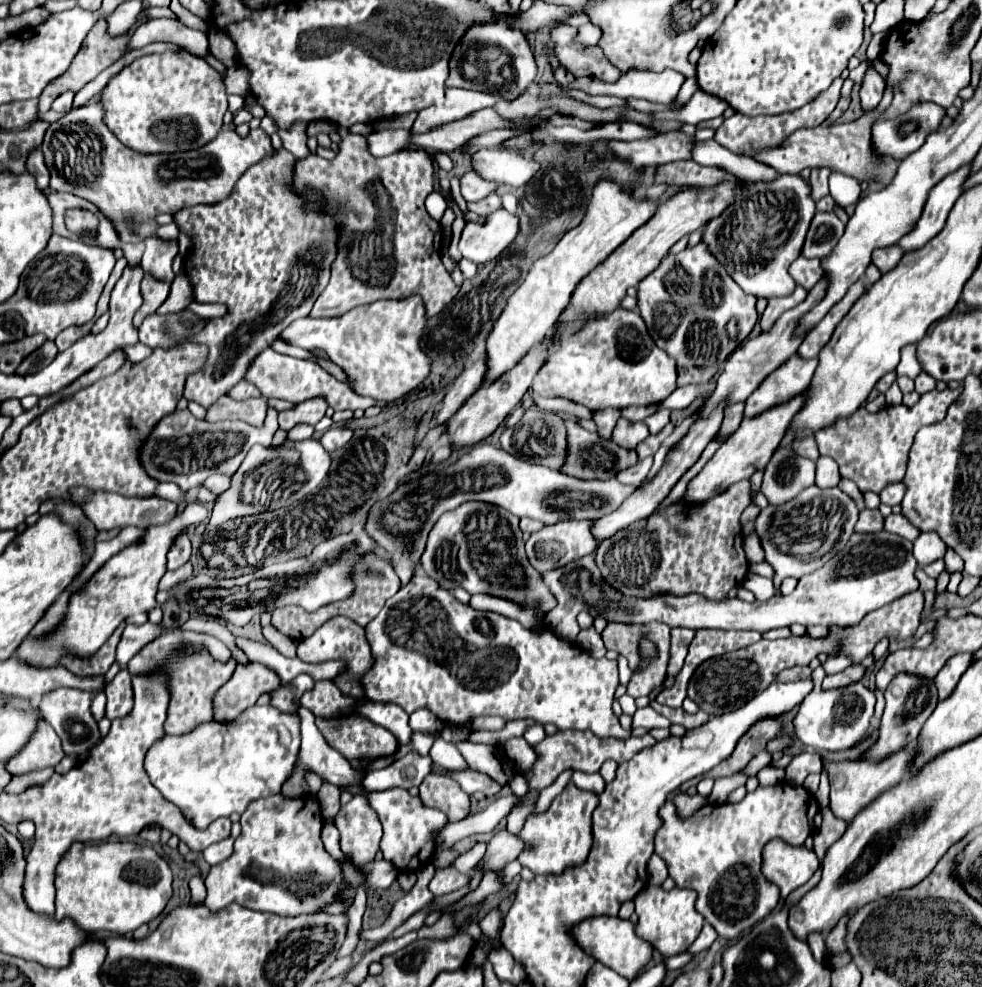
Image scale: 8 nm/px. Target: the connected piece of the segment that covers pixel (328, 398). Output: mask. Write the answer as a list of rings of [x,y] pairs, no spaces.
[[[264,349],[250,365],[250,369],[246,371],[246,381],[254,383],[262,395],[266,399],[270,397],[278,397],[278,399],[286,399],[292,403],[300,403],[300,401],[308,401],[312,397],[324,397],[324,401],[328,403],[328,407],[332,407],[334,411],[344,411],[344,409],[364,409],[368,407],[368,399],[356,395],[348,385],[344,385],[344,381],[334,379],[330,373],[326,373],[324,369],[320,369],[316,363],[312,361],[302,361],[302,359],[294,359],[294,357],[286,357],[276,353],[274,349]]]

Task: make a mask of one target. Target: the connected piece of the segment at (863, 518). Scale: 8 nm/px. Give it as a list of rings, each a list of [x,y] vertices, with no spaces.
[[[862,509],[858,523],[856,523],[856,533],[878,533],[884,527],[884,517],[880,515],[878,509]]]

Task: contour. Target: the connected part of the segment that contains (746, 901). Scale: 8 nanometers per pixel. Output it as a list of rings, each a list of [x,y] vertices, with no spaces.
[[[776,783],[772,787],[758,787],[740,803],[726,803],[726,805],[704,805],[688,819],[676,817],[676,807],[668,799],[660,807],[660,819],[664,825],[660,833],[656,833],[656,855],[660,855],[670,869],[670,877],[676,881],[678,887],[694,889],[698,893],[696,909],[698,913],[716,929],[716,933],[728,941],[738,939],[744,931],[752,929],[758,921],[774,911],[780,901],[780,889],[772,885],[762,875],[762,849],[772,839],[782,839],[788,845],[800,847],[814,833],[814,817],[820,811],[812,793],[806,793],[804,787],[790,787],[788,783]]]

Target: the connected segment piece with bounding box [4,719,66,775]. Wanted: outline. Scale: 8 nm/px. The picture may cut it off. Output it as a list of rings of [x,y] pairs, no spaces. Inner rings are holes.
[[[40,719],[40,725],[36,725],[36,735],[32,735],[32,741],[28,741],[26,749],[20,749],[20,755],[10,757],[4,767],[8,773],[28,773],[44,767],[54,767],[60,763],[60,759],[66,755],[60,745],[60,737],[54,733],[54,729]]]

